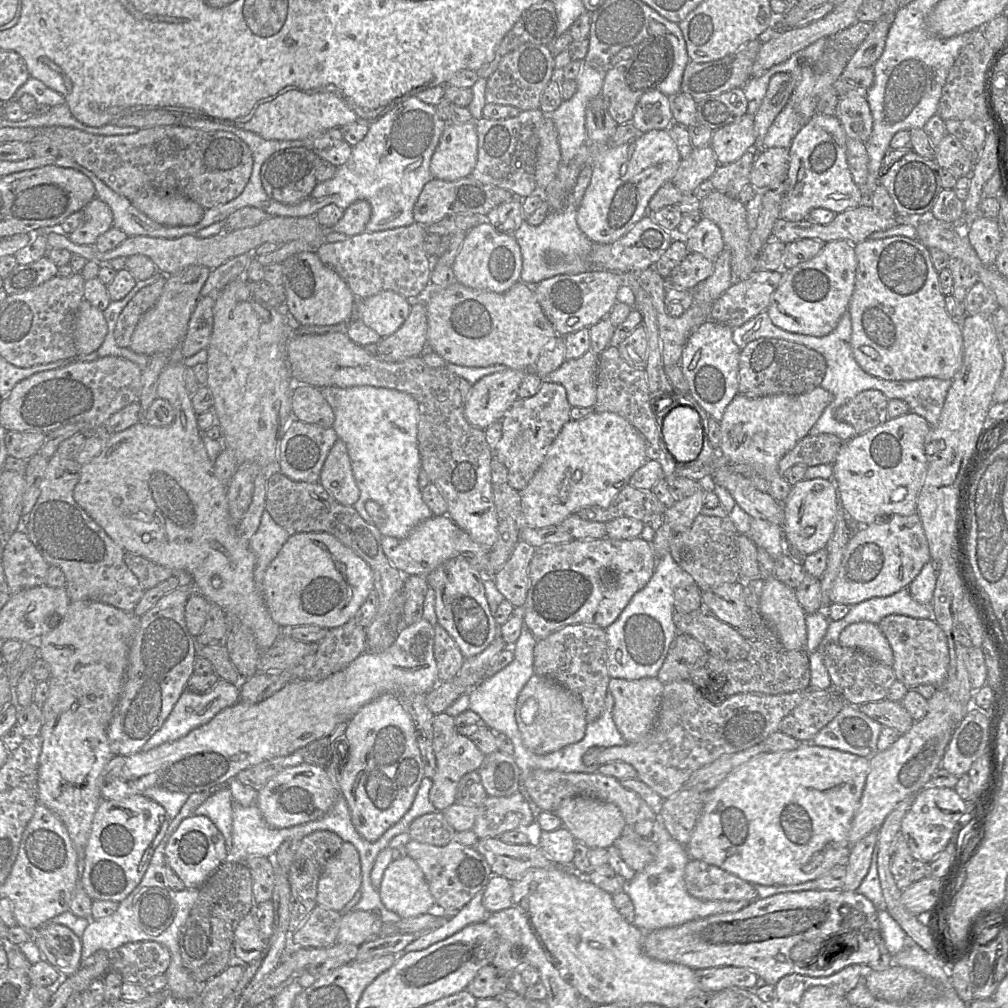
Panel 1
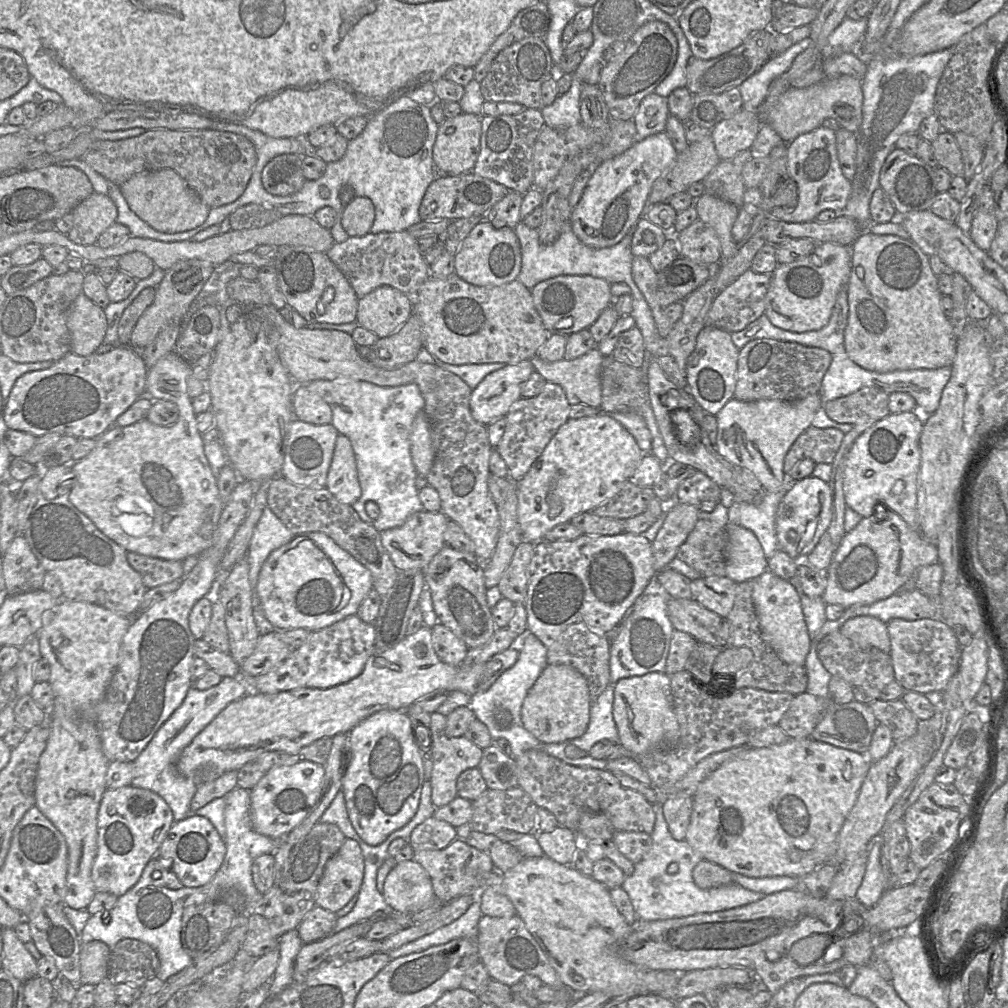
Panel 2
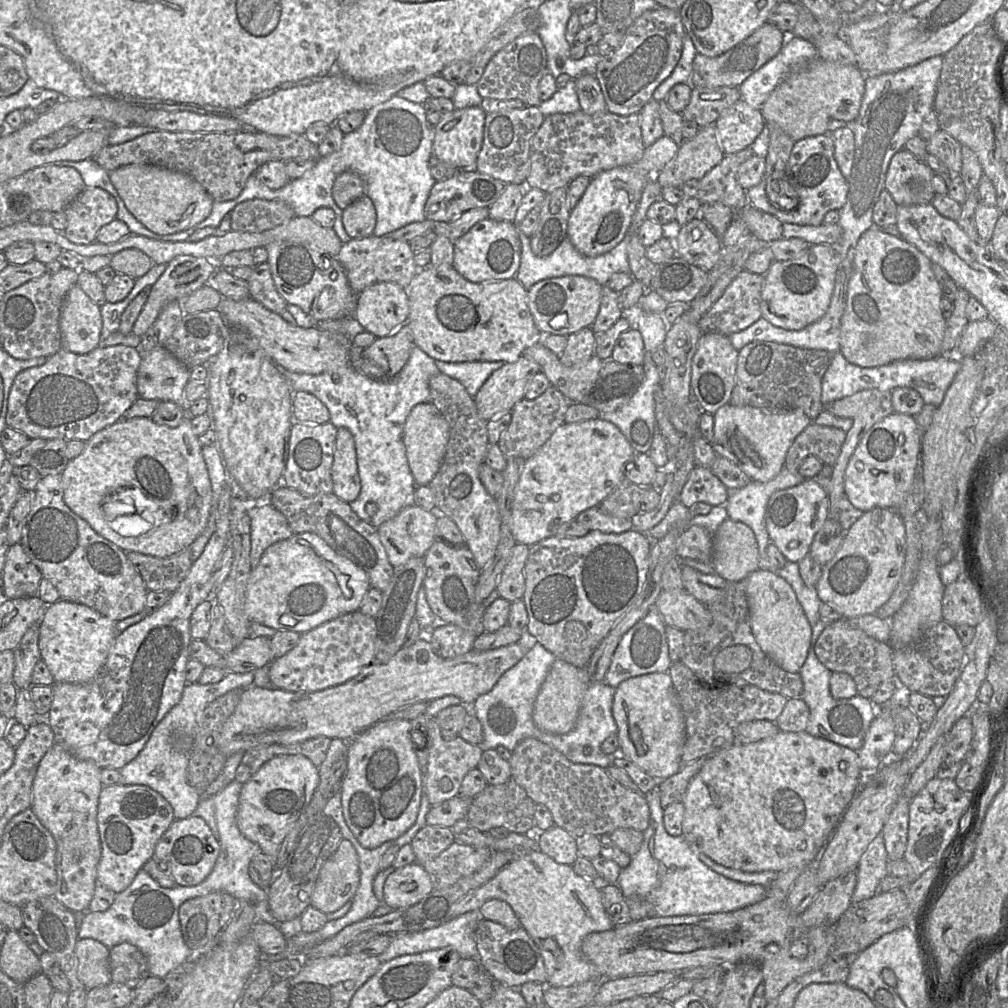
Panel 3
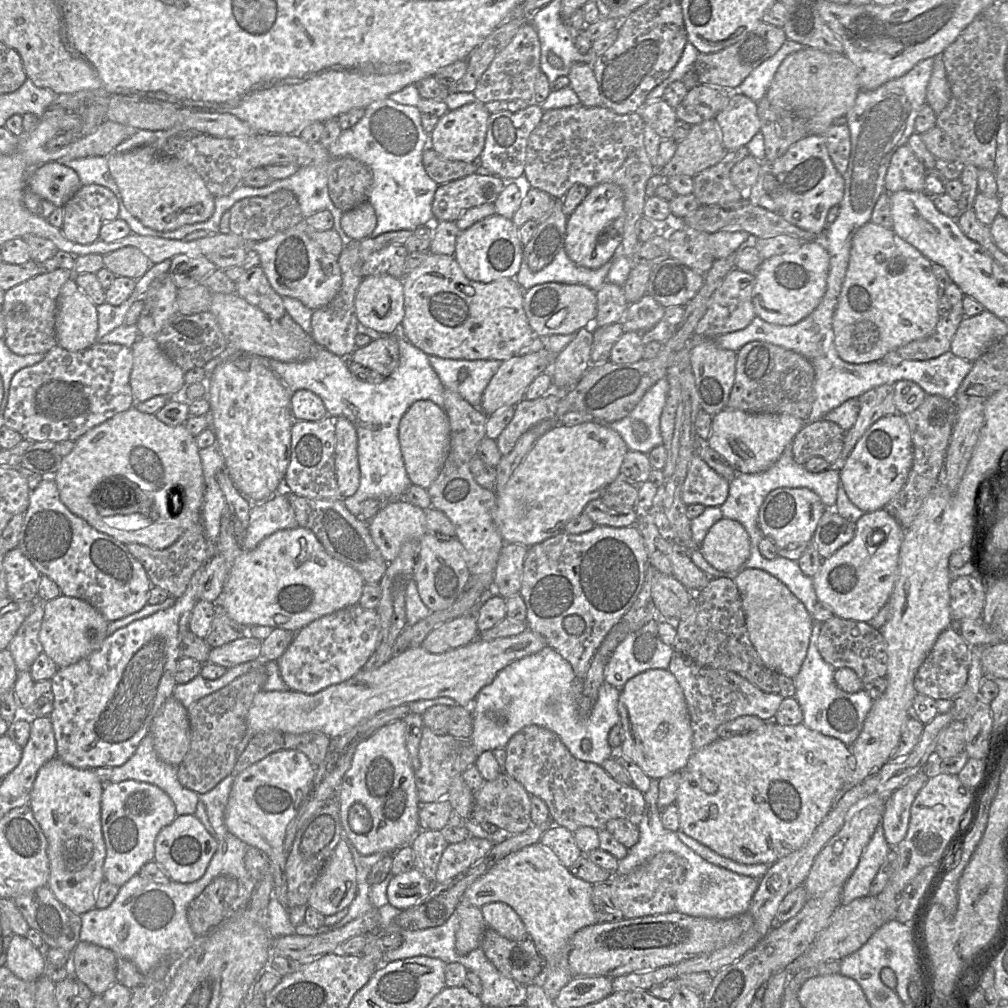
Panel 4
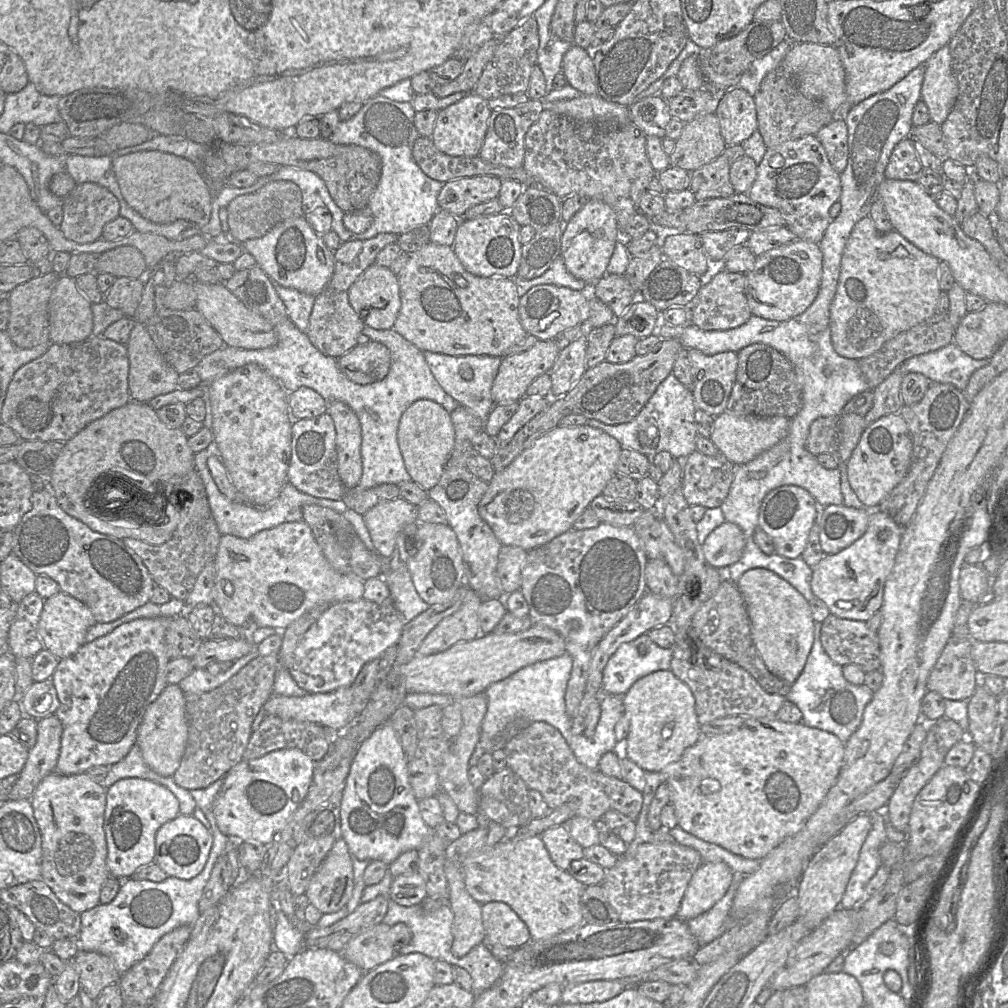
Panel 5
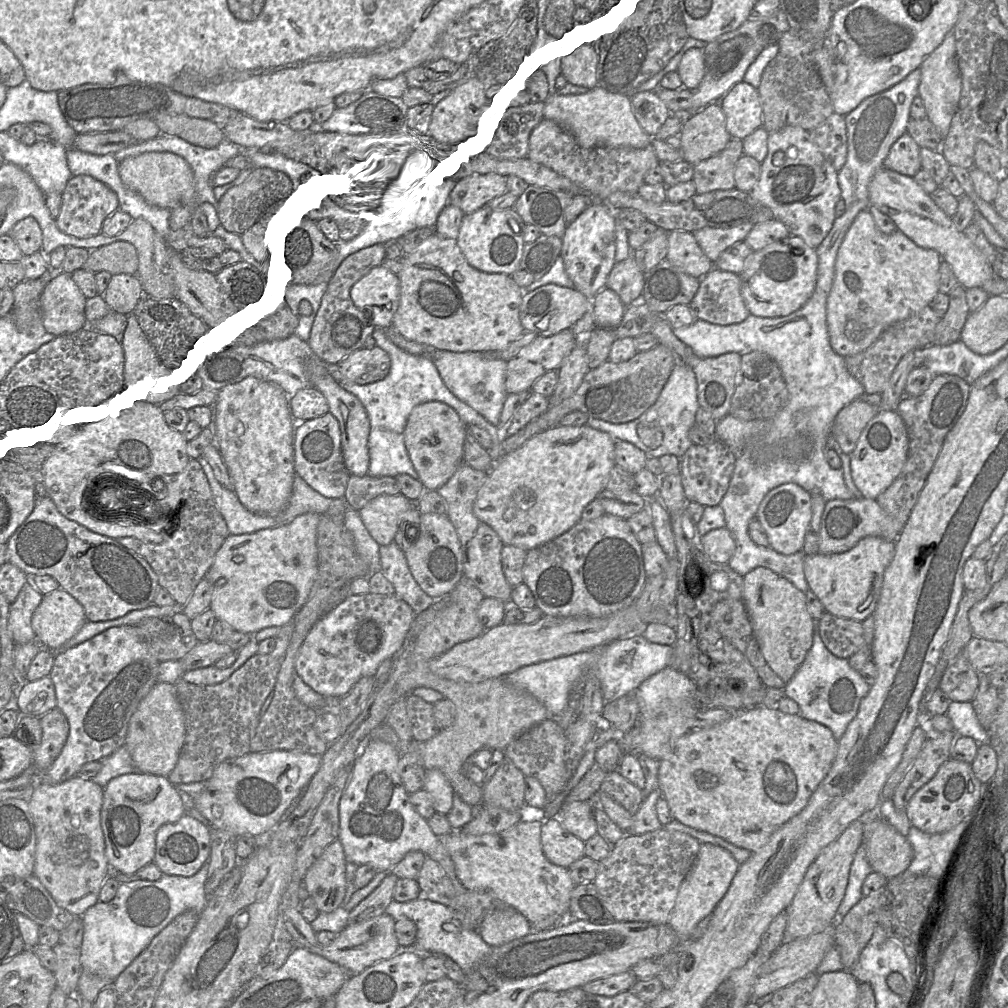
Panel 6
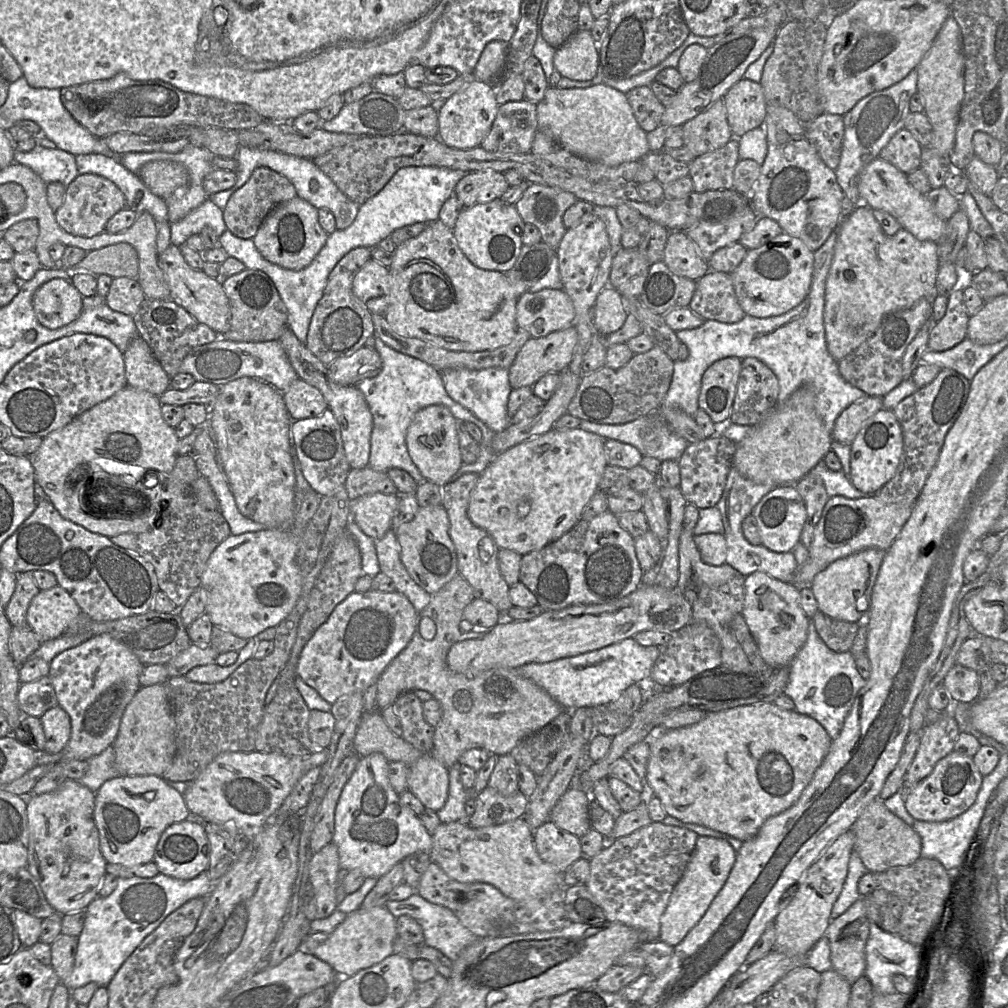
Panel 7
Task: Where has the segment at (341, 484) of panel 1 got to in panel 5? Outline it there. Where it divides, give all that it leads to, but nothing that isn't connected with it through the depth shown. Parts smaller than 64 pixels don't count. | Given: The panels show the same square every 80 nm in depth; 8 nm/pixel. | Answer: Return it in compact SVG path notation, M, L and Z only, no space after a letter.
M334 401L328 403L327 413L331 416L336 430L336 451L338 474L346 489L353 489L358 486L362 477L361 458L361 425L354 411L345 403Z

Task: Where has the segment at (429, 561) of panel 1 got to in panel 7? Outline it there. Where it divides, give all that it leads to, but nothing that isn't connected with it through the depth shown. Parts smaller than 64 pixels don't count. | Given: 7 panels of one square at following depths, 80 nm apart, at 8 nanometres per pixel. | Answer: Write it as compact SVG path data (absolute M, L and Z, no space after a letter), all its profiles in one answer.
M397 493L366 494L350 501L350 518L364 534L376 541L391 529L398 502Z

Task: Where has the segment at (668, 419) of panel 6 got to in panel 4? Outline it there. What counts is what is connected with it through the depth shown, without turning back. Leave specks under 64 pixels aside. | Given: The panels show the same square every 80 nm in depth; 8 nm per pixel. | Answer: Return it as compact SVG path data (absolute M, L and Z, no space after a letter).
M662 378L646 392L625 418L615 422L595 418L593 422L615 430L629 450L649 454L652 449L663 444L660 417L668 392L669 382Z

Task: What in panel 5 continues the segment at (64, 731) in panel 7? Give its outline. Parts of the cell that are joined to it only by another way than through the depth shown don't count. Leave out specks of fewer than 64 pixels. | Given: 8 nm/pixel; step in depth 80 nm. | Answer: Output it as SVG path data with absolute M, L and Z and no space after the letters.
M53 714L37 722L37 740L29 749L27 761L12 785L7 800L30 800L38 784L56 769L63 726Z

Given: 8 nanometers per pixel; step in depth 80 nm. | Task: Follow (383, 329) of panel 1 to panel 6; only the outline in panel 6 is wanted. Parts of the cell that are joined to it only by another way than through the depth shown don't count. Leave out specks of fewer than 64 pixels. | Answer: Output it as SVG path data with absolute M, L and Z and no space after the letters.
M373 265L350 288L353 304L364 312L376 328L392 327L398 308L396 274L383 265Z

